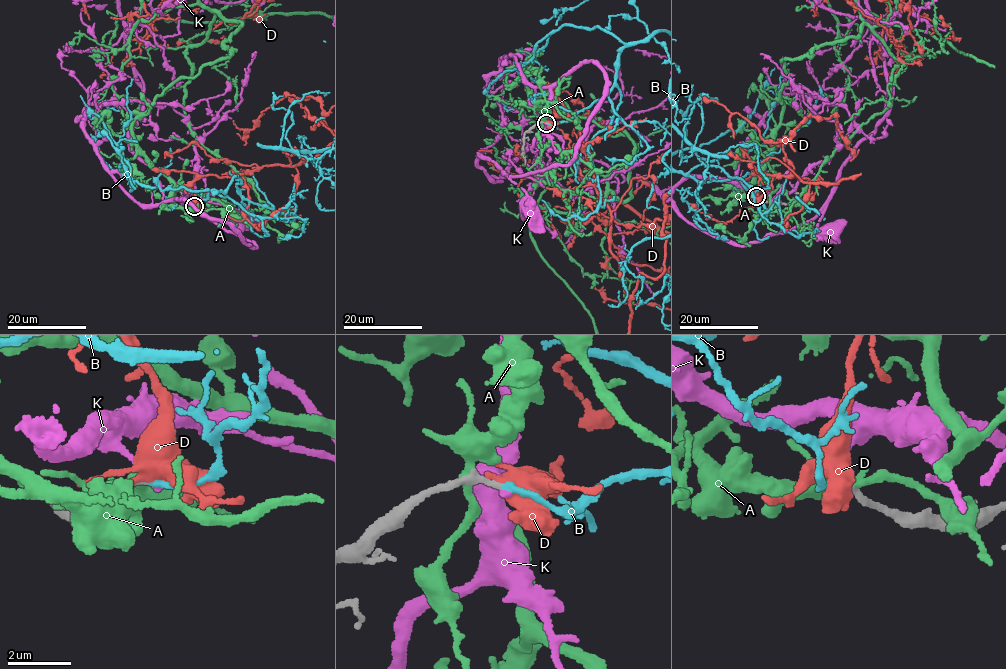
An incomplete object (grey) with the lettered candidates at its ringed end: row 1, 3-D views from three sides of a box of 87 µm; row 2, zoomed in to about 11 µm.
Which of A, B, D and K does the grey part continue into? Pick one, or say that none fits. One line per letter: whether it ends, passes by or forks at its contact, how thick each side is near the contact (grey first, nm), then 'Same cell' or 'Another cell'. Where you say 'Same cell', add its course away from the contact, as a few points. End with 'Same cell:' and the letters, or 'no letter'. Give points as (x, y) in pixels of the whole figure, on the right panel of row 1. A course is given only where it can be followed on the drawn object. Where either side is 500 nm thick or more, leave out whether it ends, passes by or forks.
A: It passes by. Thickness 320 nm (grey) against 280 nm. Another cell
B: It ends there. Thickness 200 nm (grey) against 190 nm. Same cell
D: It passes by. Thickness 260 nm (grey) against 400 nm. Another cell
K: It ends there. Thickness 200 nm (grey) against 220 nm. Another cell
Same cell: B

